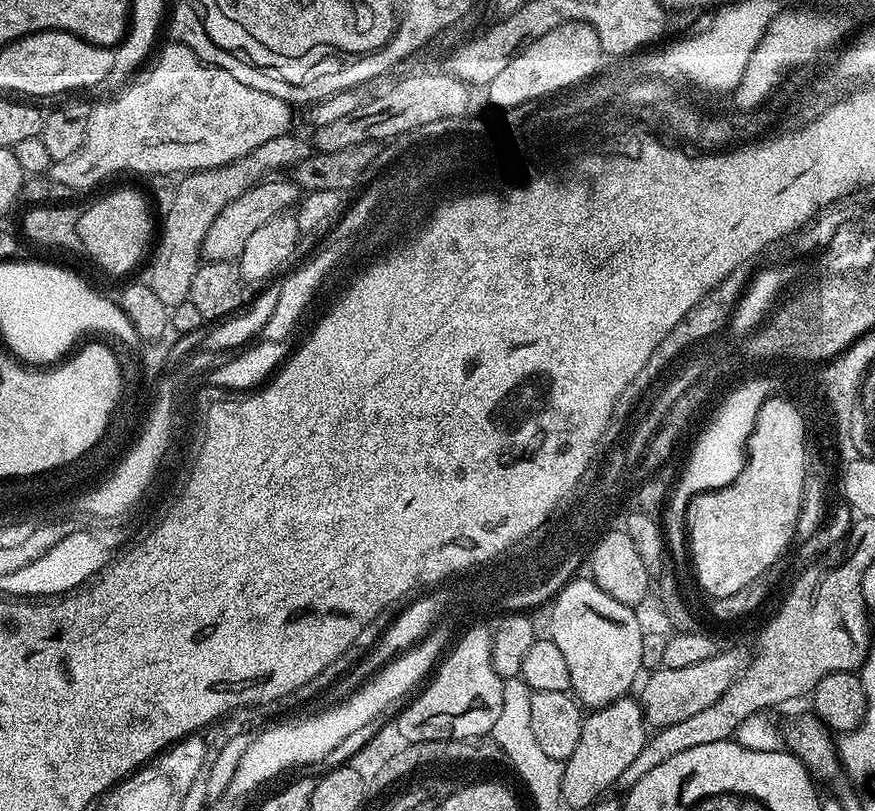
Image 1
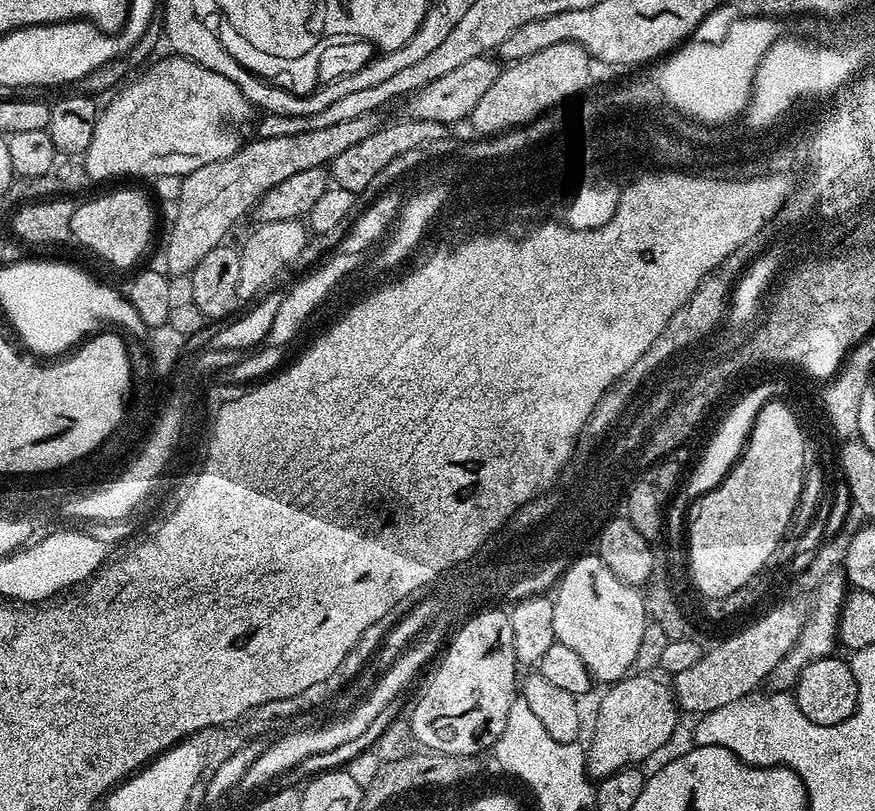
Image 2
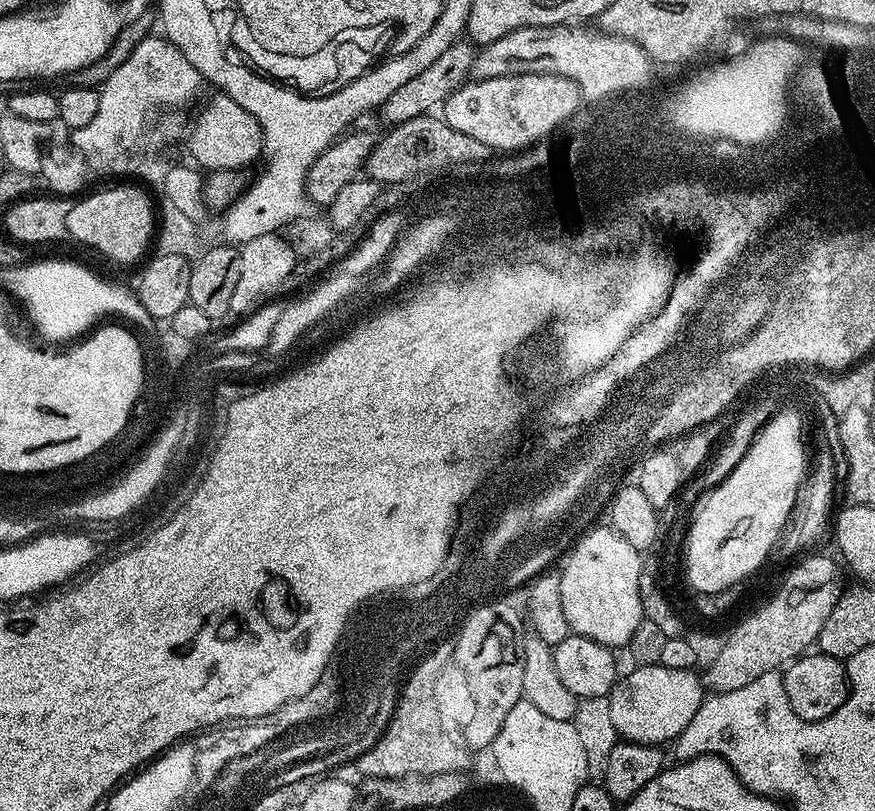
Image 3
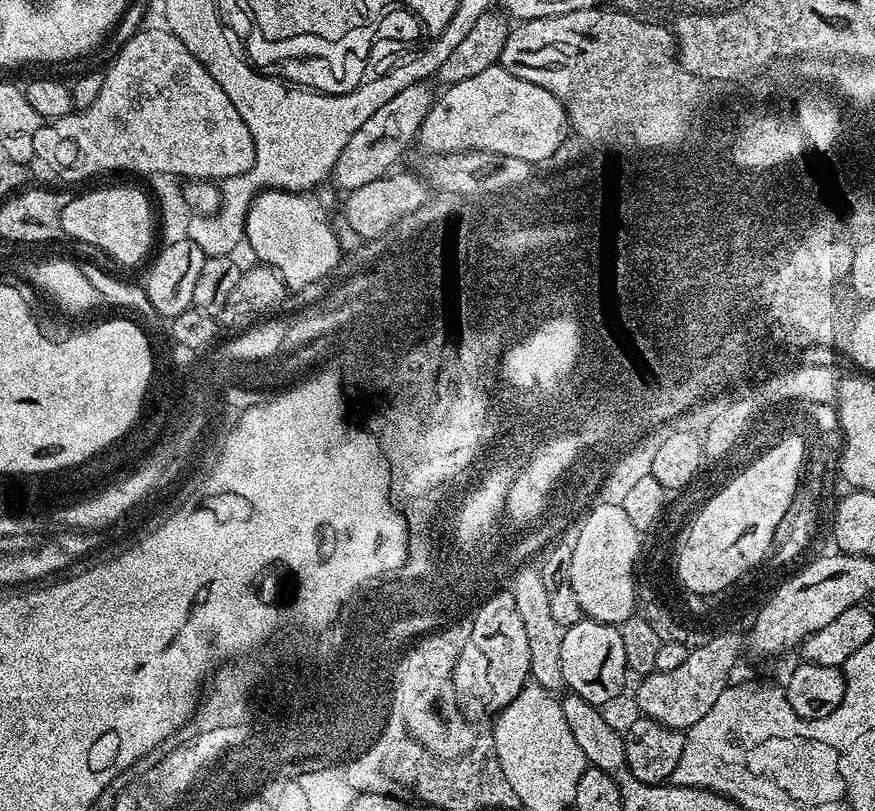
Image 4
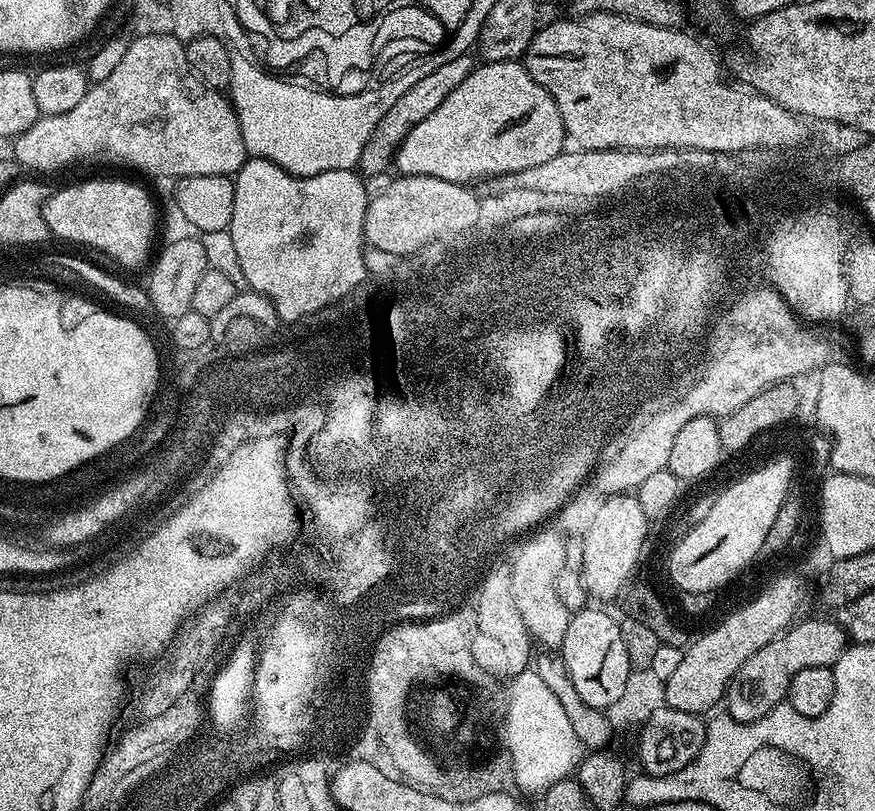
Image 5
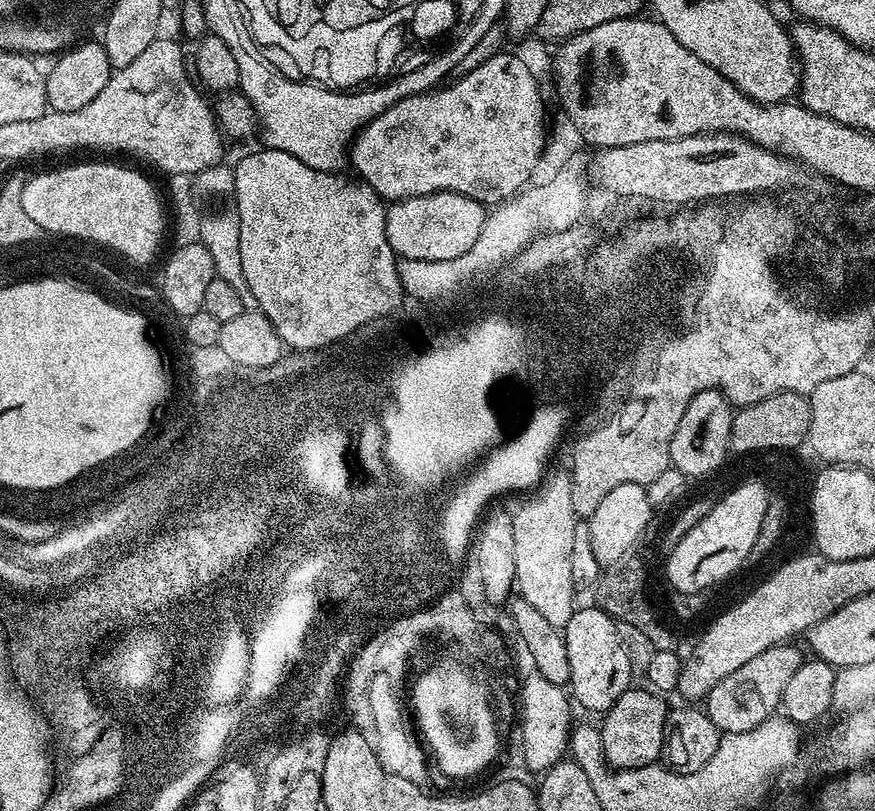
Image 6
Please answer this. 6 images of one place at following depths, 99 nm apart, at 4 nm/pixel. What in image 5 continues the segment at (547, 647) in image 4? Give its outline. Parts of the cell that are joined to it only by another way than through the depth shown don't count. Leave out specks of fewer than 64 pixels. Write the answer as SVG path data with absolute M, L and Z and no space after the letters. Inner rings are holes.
M549 526L533 531L523 541L524 545L516 552L516 557L510 562L514 588L514 602L518 602L518 614L522 614L522 622L528 628L529 637L537 645L545 644L545 649L559 650L564 645L566 626L570 613L558 596L556 579L562 571L562 562L566 558L564 545L565 533L555 532Z

